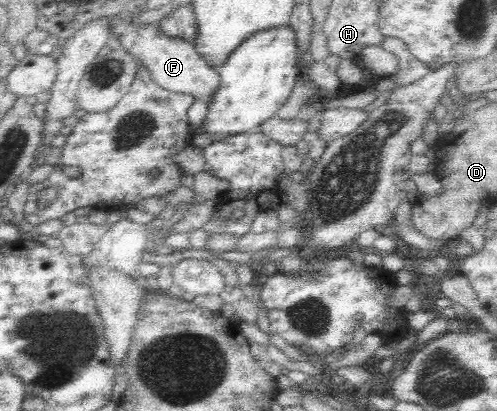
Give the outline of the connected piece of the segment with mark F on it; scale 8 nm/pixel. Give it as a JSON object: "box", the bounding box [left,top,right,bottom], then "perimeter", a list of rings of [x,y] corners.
{"box":[113,19,220,105],"perimeter":[[[113,19],[114,33],[122,36],[121,44],[129,51],[131,56],[142,62],[152,73],[152,78],[164,90],[176,94],[190,94],[195,100],[201,100],[207,105],[212,102],[214,94],[220,88],[219,68],[211,66],[195,48],[194,43],[186,40],[172,40],[158,33],[156,24],[142,26],[127,23],[123,19]]]}

